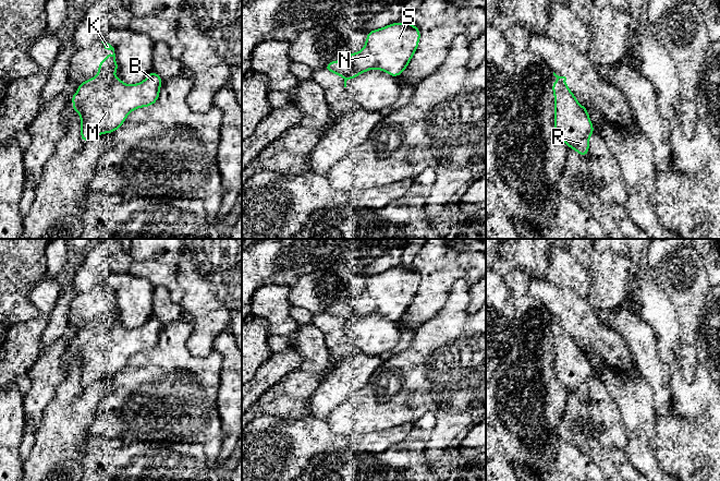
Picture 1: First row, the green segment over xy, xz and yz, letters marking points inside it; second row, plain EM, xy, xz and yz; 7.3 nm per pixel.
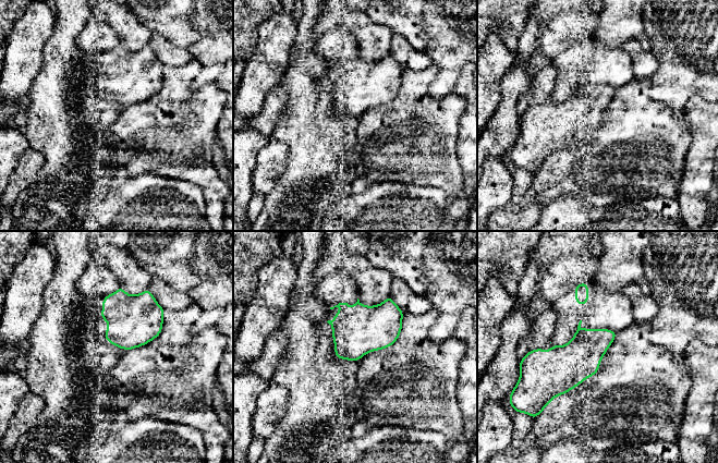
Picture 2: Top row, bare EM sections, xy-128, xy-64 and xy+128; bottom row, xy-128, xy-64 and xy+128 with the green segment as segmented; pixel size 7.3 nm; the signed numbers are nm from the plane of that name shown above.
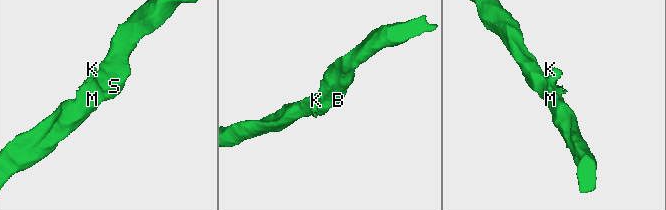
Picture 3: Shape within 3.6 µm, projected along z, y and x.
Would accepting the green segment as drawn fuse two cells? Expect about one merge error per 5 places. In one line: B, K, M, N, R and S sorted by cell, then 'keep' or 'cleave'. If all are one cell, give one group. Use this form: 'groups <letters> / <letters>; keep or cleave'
groups B M N R S / K; cleave

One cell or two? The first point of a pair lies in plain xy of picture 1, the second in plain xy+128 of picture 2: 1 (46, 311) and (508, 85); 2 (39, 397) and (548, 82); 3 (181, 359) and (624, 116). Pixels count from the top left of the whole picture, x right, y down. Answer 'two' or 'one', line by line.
1: one
2: one
3: one

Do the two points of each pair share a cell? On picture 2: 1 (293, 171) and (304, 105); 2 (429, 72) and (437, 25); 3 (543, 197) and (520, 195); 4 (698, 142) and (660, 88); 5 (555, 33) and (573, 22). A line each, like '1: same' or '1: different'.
1: same
2: different
3: same
4: different
5: same

